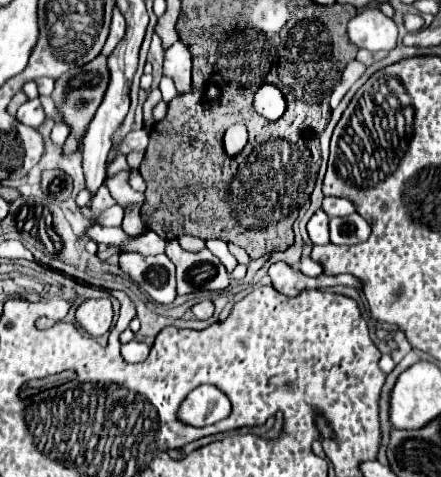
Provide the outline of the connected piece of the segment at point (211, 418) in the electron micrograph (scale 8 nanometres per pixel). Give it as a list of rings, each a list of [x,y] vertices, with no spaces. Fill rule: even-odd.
[[[199,385],[181,403],[179,419],[193,427],[203,427],[225,419],[231,411],[231,403],[223,391],[213,385]]]

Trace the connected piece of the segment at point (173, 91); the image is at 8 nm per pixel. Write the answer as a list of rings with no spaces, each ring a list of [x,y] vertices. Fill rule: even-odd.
[[[163,77],[161,83],[159,83],[159,89],[163,93],[163,101],[165,103],[169,103],[171,99],[175,99],[179,95],[179,91],[177,91],[177,87],[175,87],[175,83],[173,83],[171,77]]]

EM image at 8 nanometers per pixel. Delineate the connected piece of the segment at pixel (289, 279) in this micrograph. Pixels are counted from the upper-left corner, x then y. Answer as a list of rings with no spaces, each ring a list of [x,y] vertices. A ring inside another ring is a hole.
[[[277,261],[269,267],[269,277],[273,281],[273,287],[289,297],[297,297],[303,289],[323,289],[323,287],[331,287],[331,285],[349,285],[349,287],[361,287],[361,283],[351,277],[351,275],[337,275],[337,277],[327,277],[327,275],[319,275],[319,277],[307,277],[301,271],[289,267],[283,261]]]

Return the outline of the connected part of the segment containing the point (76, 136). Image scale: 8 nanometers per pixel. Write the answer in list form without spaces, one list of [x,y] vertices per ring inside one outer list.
[[[103,55],[95,57],[93,61],[89,61],[87,65],[83,67],[75,67],[71,71],[67,71],[65,75],[61,75],[57,81],[55,81],[55,89],[51,93],[53,101],[55,101],[55,107],[59,109],[59,113],[63,115],[63,123],[69,125],[71,133],[63,145],[63,155],[71,155],[75,151],[81,149],[83,145],[83,137],[85,137],[85,131],[103,99],[103,93],[105,93],[105,87],[107,87],[107,81],[109,81],[109,71],[107,71],[107,59]]]

